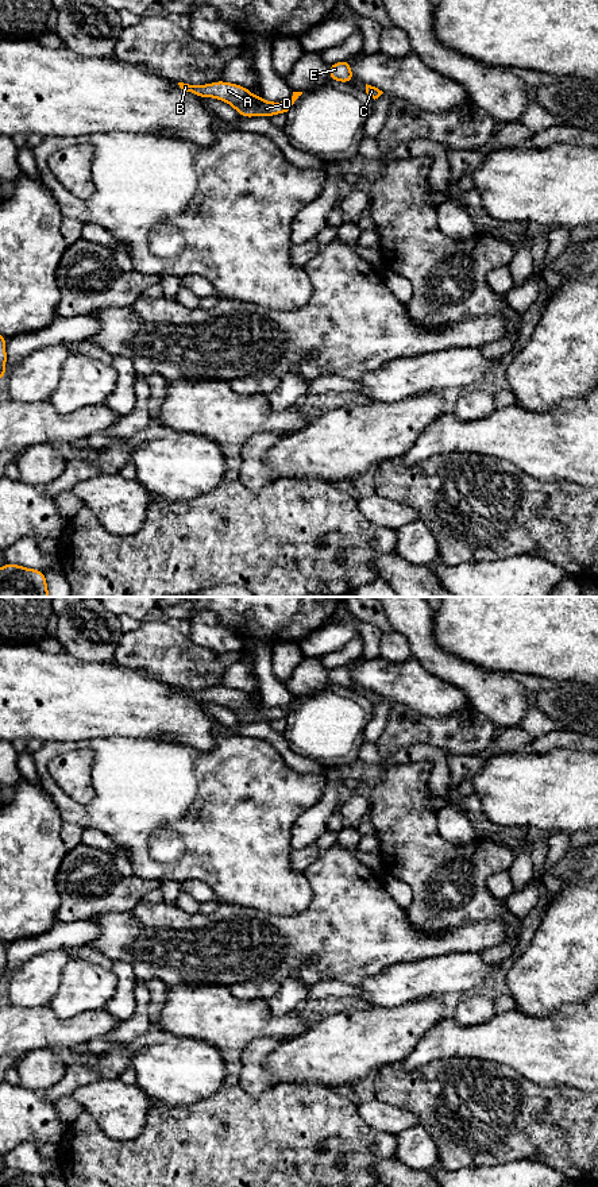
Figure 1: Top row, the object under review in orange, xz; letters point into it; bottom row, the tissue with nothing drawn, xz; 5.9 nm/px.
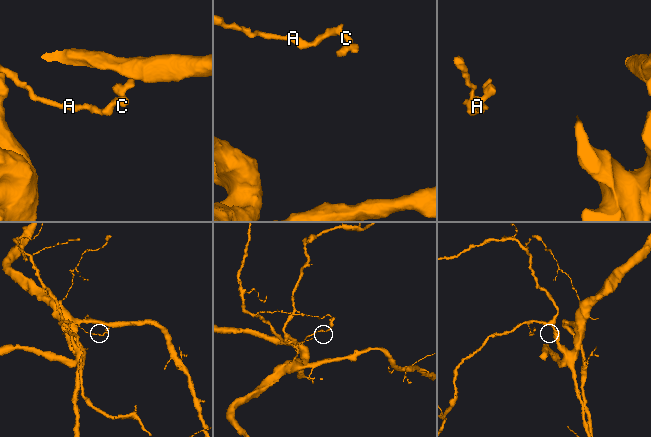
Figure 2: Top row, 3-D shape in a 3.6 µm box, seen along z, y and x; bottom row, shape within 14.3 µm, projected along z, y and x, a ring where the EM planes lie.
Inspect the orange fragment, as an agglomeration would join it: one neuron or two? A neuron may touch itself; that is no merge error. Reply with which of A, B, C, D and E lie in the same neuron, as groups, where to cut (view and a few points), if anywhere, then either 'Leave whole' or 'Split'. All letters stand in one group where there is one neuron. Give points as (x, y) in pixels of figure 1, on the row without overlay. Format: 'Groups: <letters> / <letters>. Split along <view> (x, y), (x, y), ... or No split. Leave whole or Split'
Groups: A B C D E. No split. Leave whole

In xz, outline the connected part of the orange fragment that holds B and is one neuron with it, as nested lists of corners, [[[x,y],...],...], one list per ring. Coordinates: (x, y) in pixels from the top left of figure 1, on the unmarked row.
[[[216,686],[208,690],[189,690],[178,687],[182,695],[190,697],[198,702],[215,702],[232,710],[239,720],[244,722],[252,721],[274,721],[281,717],[292,717],[294,706],[302,697],[293,697],[293,701],[283,708],[269,708],[262,701],[254,701],[247,693],[231,687]]]

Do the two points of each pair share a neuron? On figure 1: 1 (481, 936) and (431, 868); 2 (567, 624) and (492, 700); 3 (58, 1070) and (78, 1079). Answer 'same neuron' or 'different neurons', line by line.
1: different neurons
2: different neurons
3: different neurons

